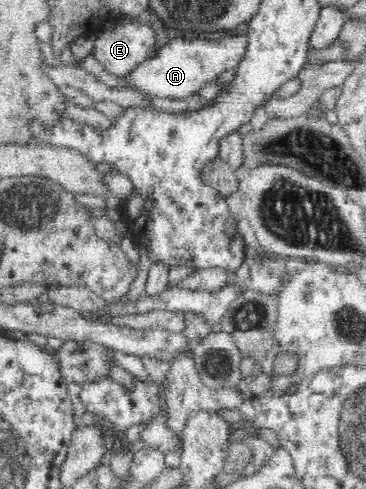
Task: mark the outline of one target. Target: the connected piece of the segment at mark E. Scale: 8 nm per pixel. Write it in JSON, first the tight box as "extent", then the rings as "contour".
{"extent":[93,20,156,79],"contour":[[[133,20],[121,25],[115,22],[94,36],[93,57],[107,73],[117,78],[125,79],[135,67],[153,56],[156,32],[145,23]]]}

